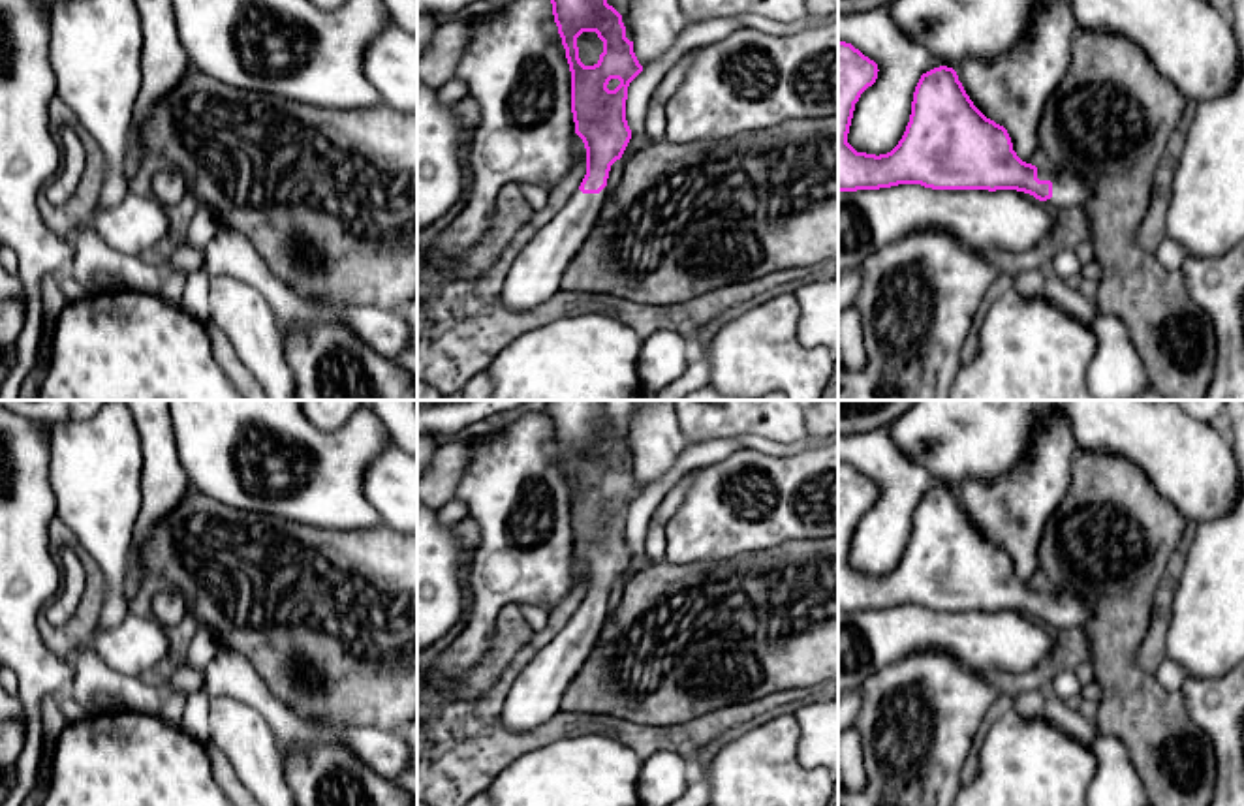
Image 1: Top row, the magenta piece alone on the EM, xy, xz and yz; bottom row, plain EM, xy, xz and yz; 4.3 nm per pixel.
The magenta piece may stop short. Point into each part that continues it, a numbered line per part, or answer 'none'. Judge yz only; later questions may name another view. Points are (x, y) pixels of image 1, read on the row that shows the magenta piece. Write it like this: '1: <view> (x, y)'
1: yz (1068, 190)

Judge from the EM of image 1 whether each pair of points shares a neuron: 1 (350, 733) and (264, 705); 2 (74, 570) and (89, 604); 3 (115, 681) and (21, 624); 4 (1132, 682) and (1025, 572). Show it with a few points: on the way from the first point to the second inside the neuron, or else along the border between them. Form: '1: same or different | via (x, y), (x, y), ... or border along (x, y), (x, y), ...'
1: same | via (329, 733), (295, 733), (284, 722)
2: different | border along (83, 562), (85, 592), (76, 613), (57, 628)
3: different | border along (74, 662), (74, 684), (68, 694)
4: different | border along (1045, 526), (1040, 538), (1038, 570)

